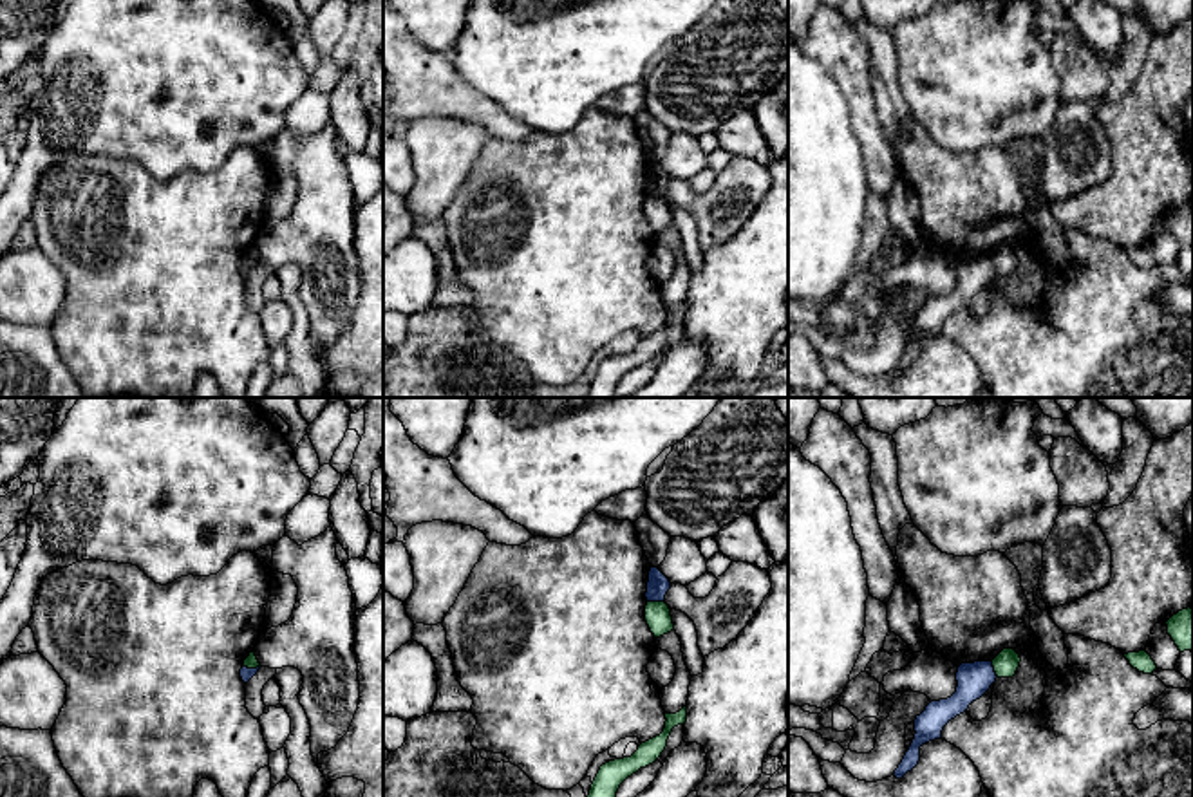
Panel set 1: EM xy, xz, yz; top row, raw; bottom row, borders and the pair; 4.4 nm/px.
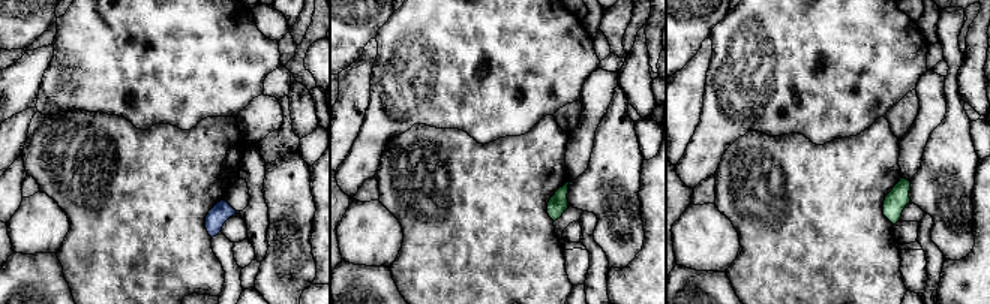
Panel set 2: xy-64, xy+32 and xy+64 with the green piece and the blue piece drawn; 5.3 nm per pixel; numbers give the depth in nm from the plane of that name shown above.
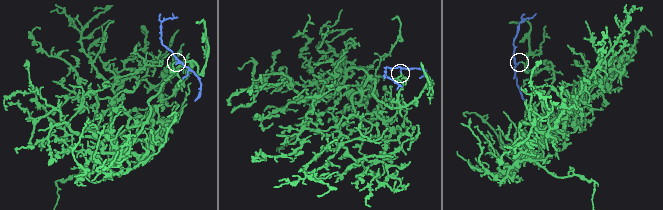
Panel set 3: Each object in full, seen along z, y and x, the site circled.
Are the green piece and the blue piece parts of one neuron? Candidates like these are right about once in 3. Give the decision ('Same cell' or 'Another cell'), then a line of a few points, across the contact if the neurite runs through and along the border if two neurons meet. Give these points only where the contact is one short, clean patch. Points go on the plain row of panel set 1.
Another cell. Line: xz (648, 196), (662, 197)

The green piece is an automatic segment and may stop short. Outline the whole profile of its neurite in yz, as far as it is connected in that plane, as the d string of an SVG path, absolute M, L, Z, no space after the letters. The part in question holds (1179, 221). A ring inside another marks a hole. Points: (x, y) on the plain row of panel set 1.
M1182 204L1168 217L1168 230L1175 237L1180 248L1193 244L1193 204Z

